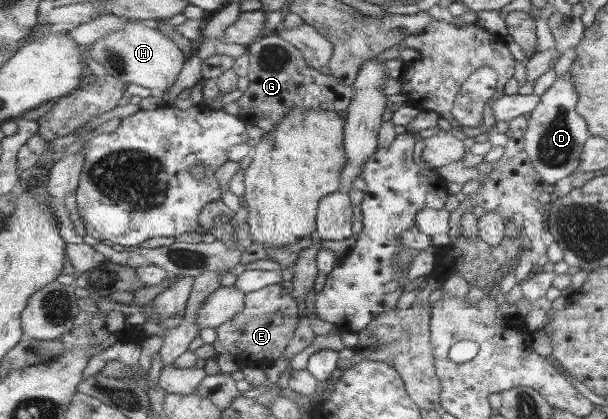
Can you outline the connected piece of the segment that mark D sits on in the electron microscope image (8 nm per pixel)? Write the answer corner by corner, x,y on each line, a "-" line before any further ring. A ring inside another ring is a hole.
568,71
541,97
539,106
533,110
528,120
525,150
534,162
534,167
544,178
544,182
553,186
561,178
579,170
583,147
592,136
587,121
576,110
578,102
579,93
573,84
573,74

